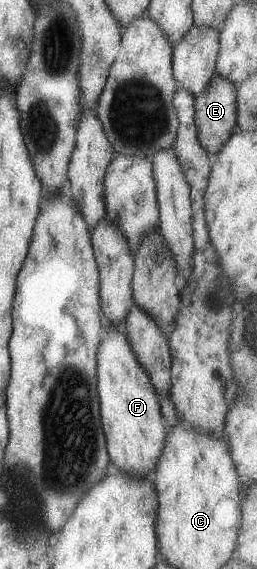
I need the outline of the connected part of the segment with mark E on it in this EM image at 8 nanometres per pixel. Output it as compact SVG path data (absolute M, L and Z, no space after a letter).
M216 72L211 76L211 81L207 83L207 89L199 93L195 100L195 125L200 144L212 157L223 149L227 143L227 138L233 135L237 124L237 86L225 77L219 77Z

